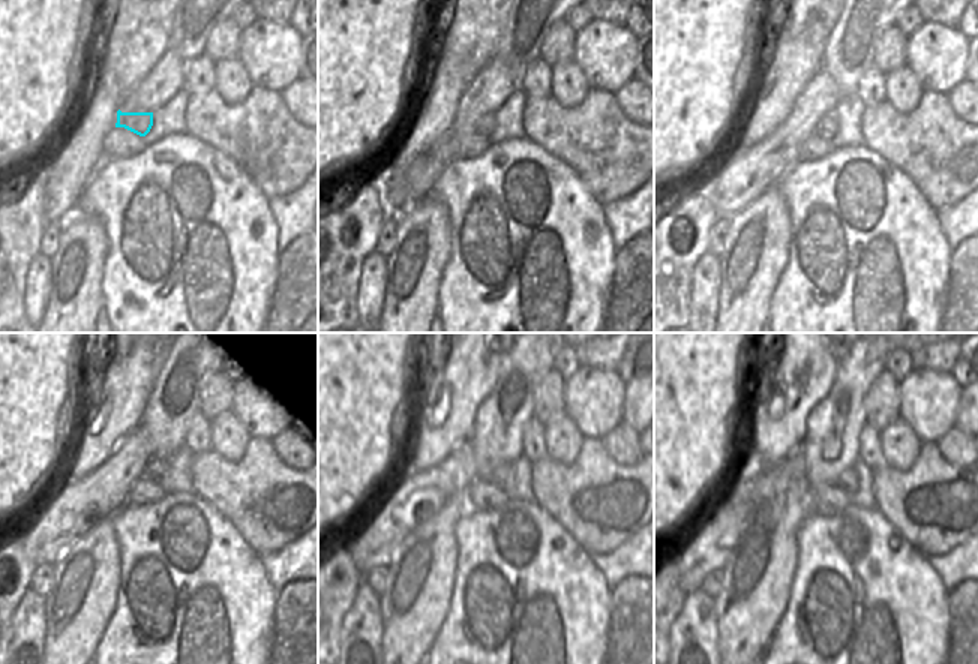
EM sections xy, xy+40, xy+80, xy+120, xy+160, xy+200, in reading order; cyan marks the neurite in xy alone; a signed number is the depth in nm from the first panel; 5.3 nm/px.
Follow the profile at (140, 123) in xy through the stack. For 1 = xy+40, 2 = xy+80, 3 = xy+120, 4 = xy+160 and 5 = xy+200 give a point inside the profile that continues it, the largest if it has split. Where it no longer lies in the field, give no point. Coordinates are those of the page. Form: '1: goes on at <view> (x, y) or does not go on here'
1: goes on at xy+40 (485, 125)
2: goes on at xy+80 (827, 128)
3: goes on at xy+120 (156, 466)
4: goes on at xy+160 (503, 477)
5: goes on at xy+200 (848, 481)

